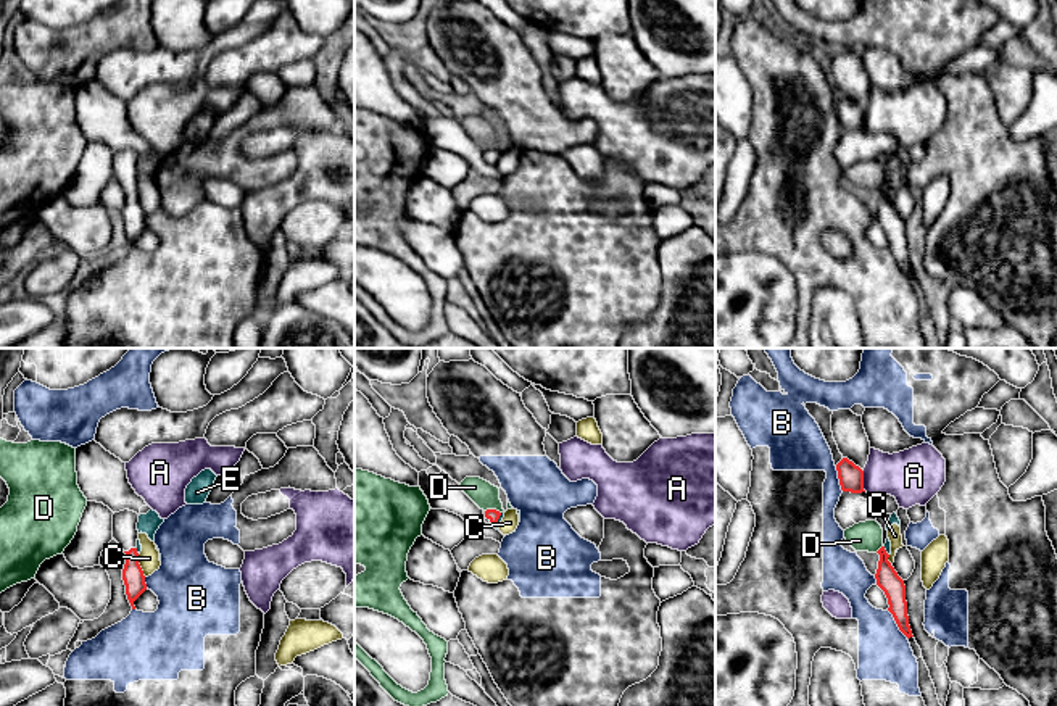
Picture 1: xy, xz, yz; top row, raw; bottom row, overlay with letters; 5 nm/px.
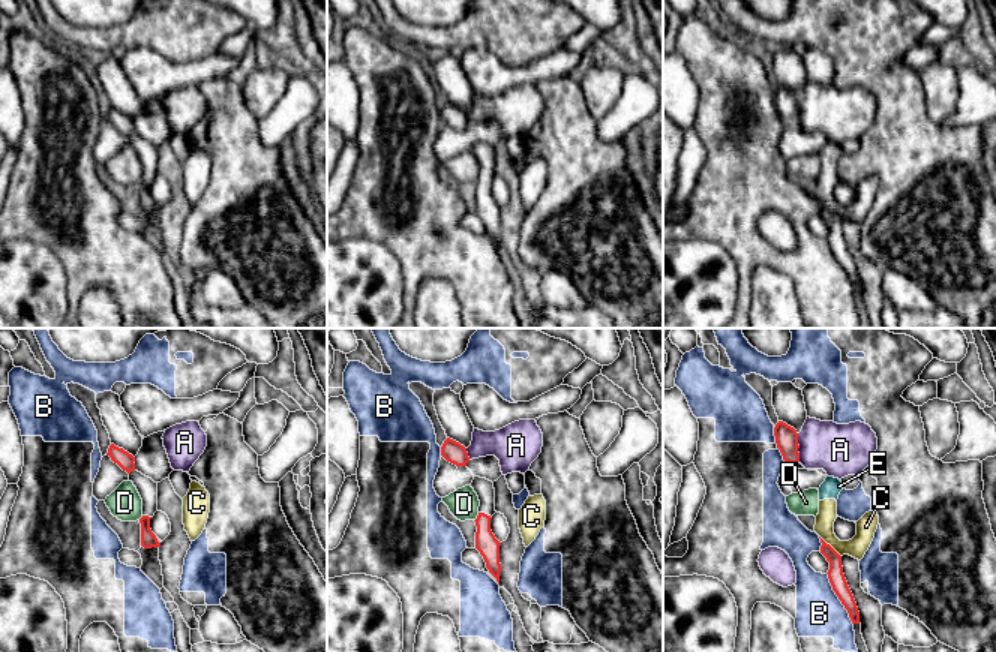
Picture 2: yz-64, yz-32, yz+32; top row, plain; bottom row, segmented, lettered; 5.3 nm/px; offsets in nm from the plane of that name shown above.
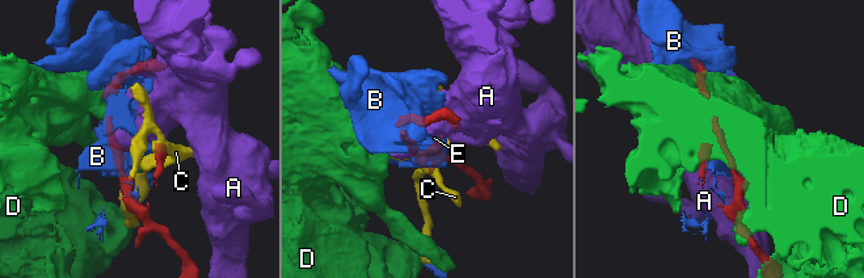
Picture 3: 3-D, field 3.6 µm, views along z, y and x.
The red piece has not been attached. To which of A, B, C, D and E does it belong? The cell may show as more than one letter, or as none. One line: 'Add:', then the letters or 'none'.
Add: none

